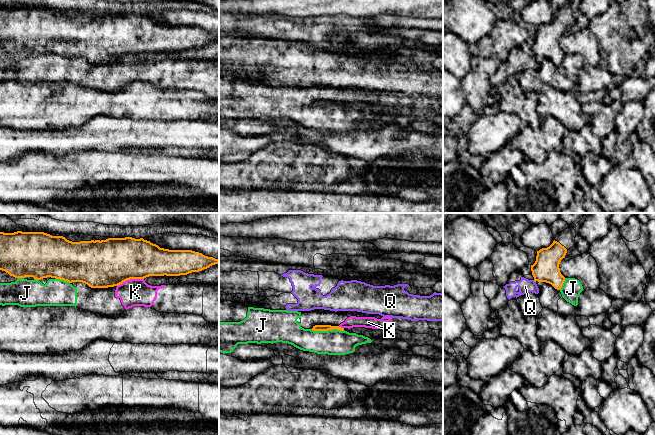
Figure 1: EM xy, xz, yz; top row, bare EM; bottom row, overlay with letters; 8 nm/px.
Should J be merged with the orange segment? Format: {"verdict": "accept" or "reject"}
{"verdict": "reject"}

